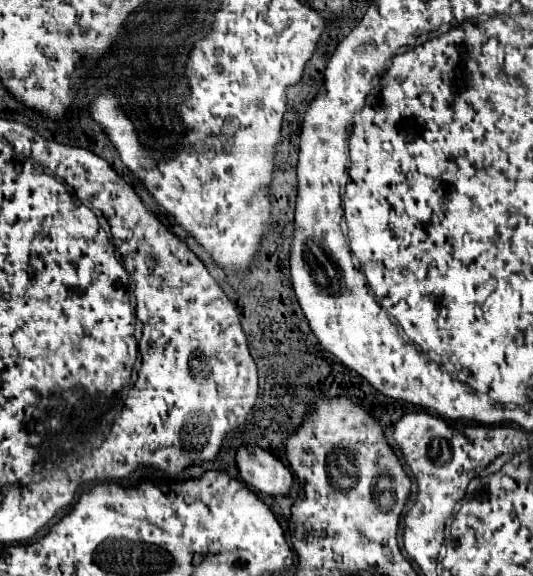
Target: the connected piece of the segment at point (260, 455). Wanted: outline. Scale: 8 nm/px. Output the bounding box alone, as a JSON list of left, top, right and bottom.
[237,446,293,496]

